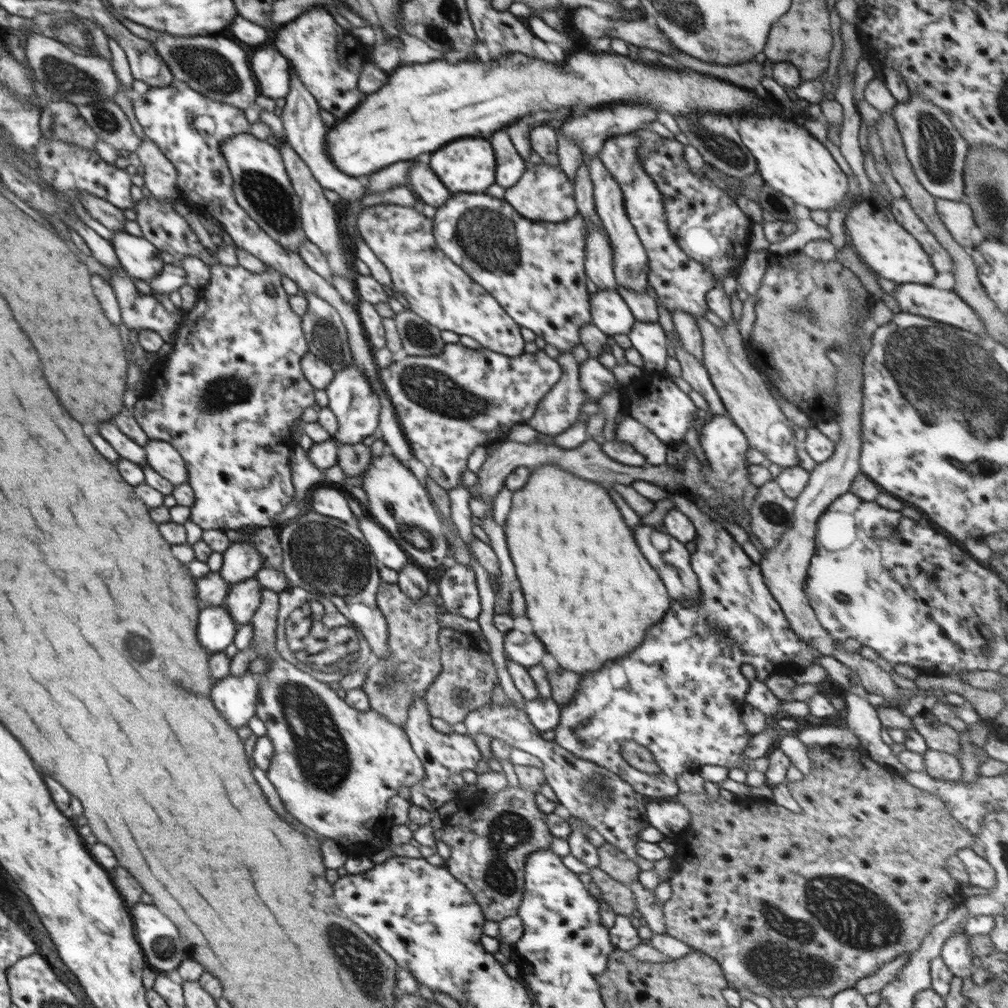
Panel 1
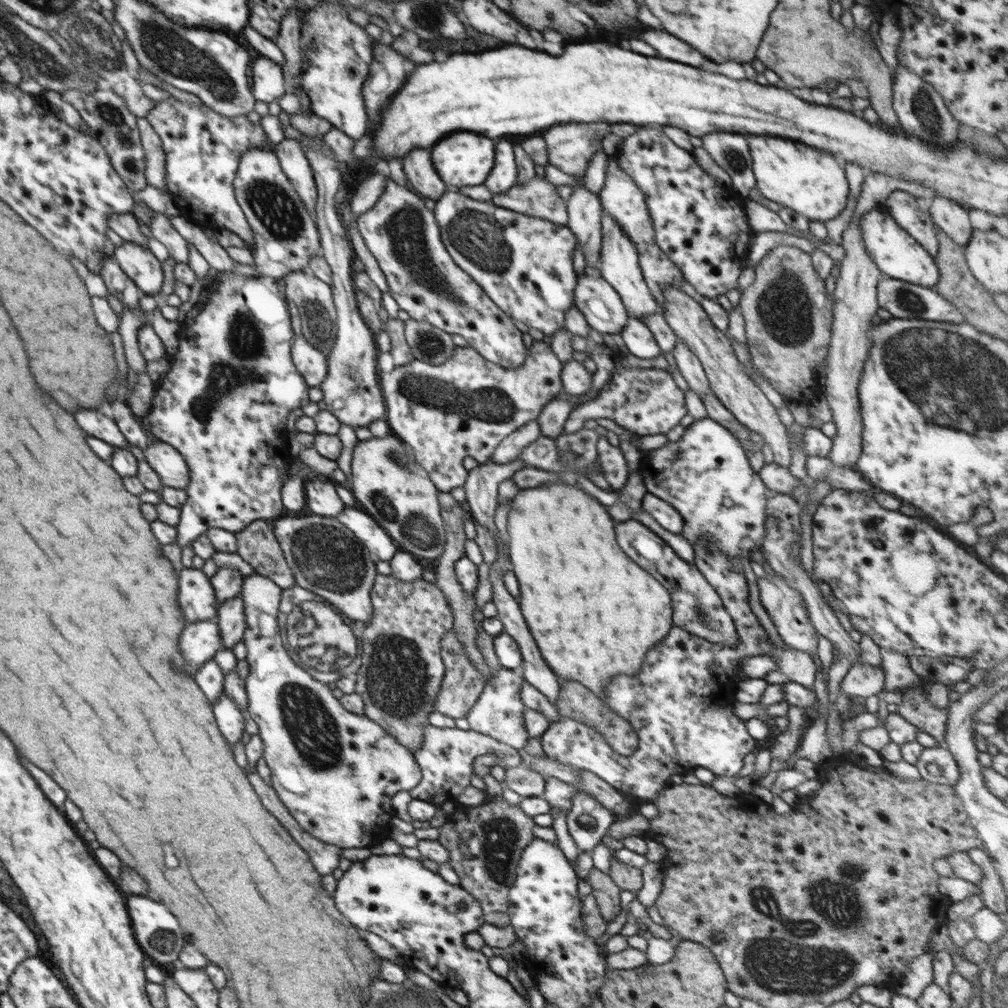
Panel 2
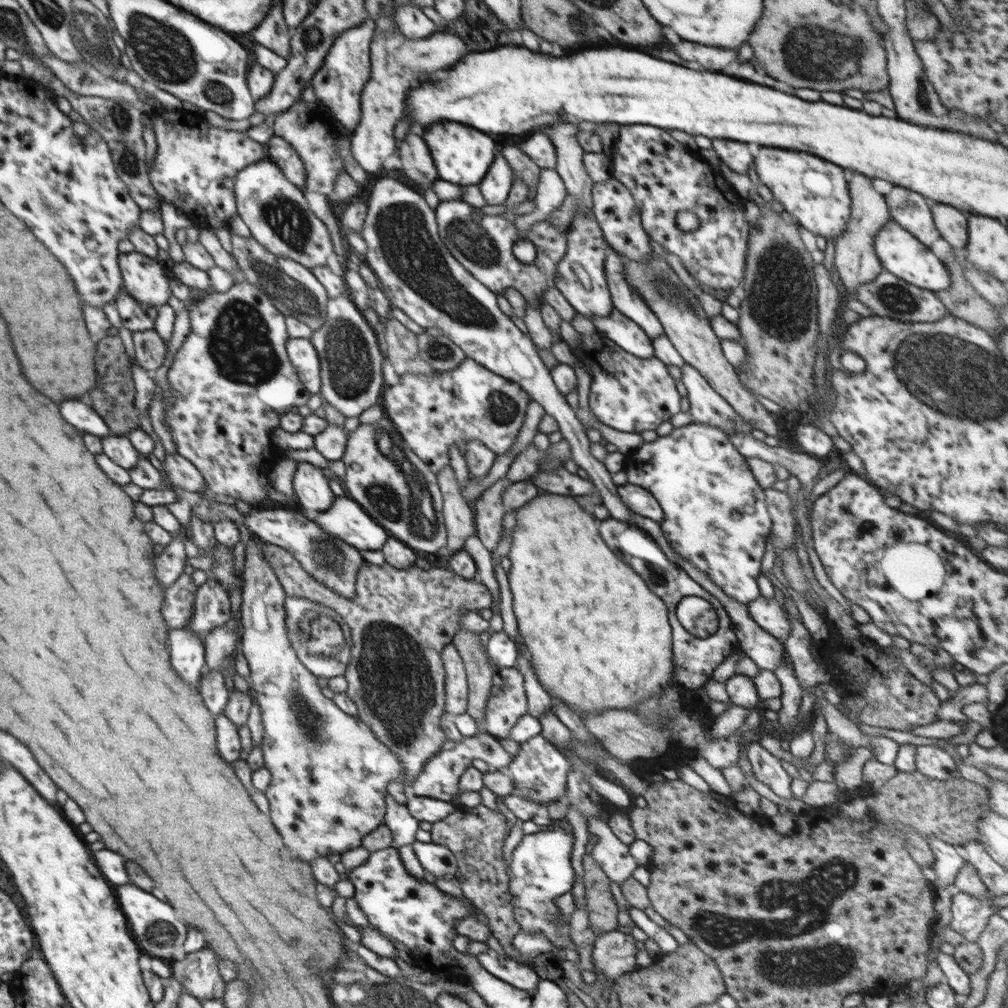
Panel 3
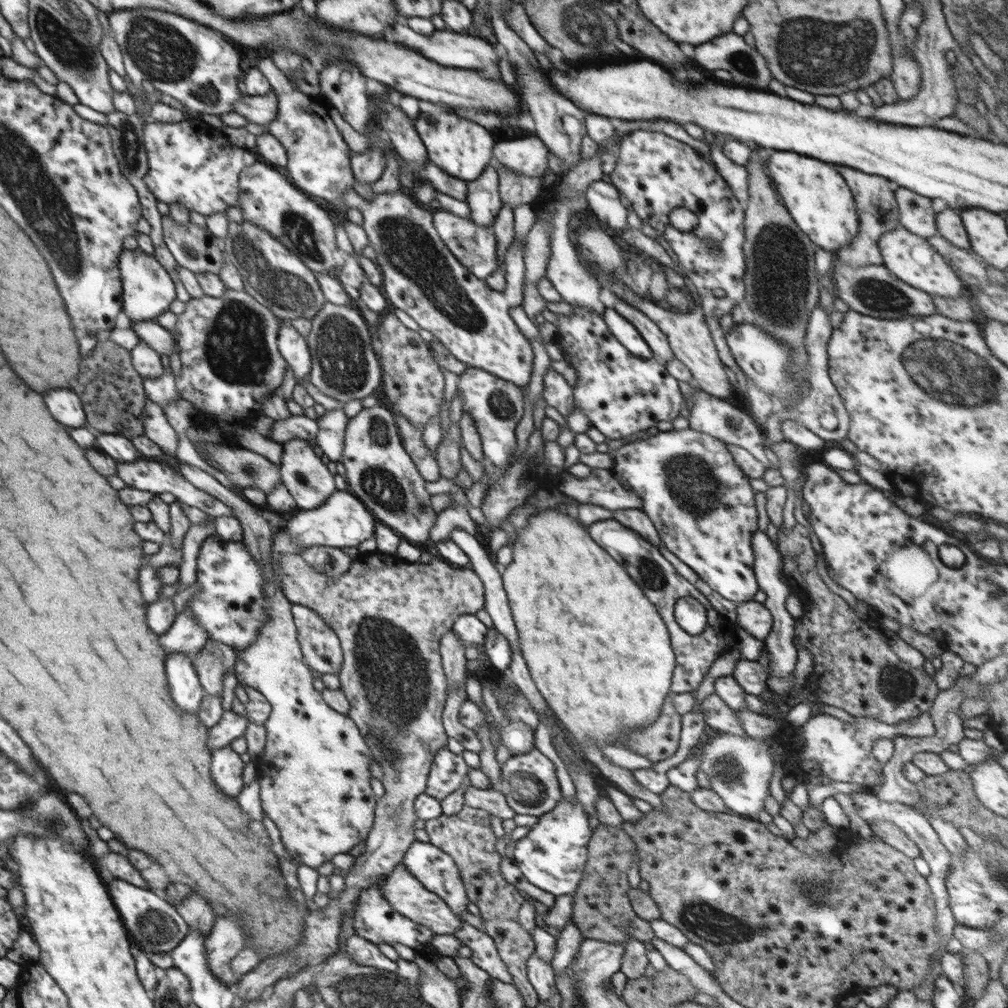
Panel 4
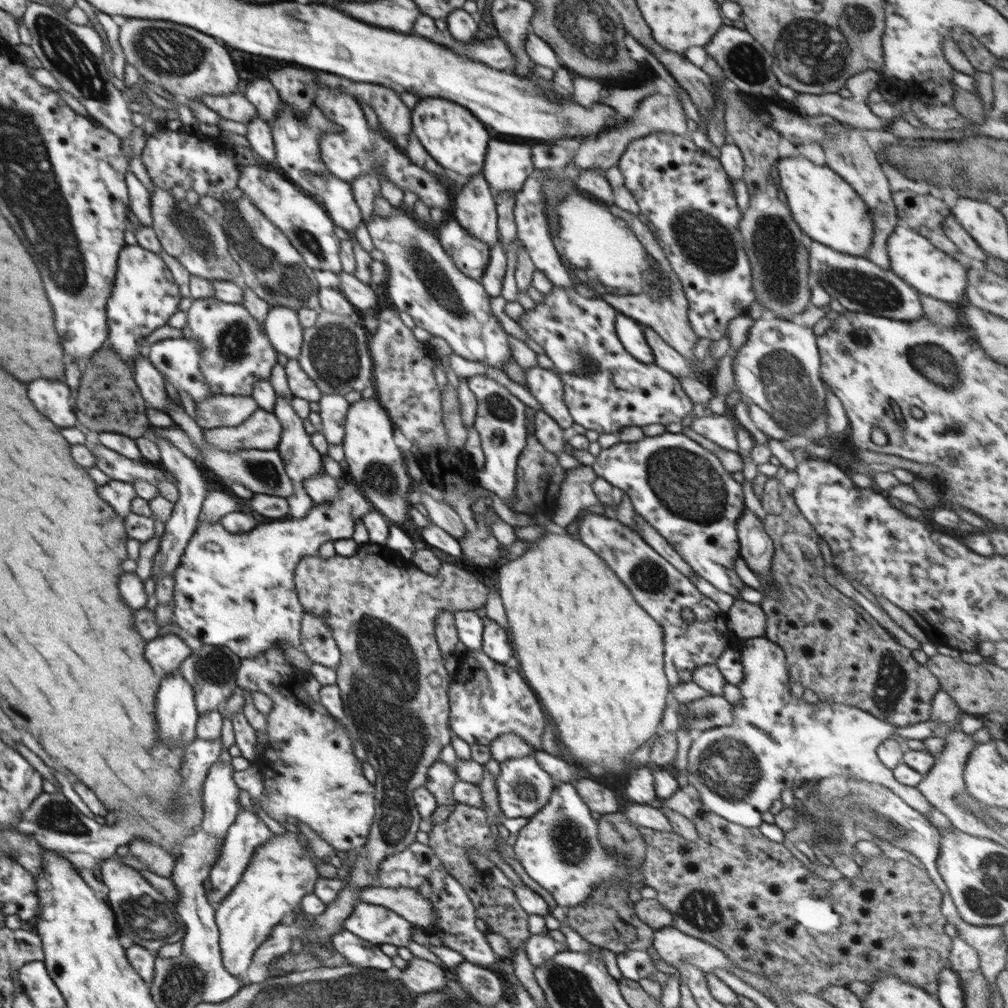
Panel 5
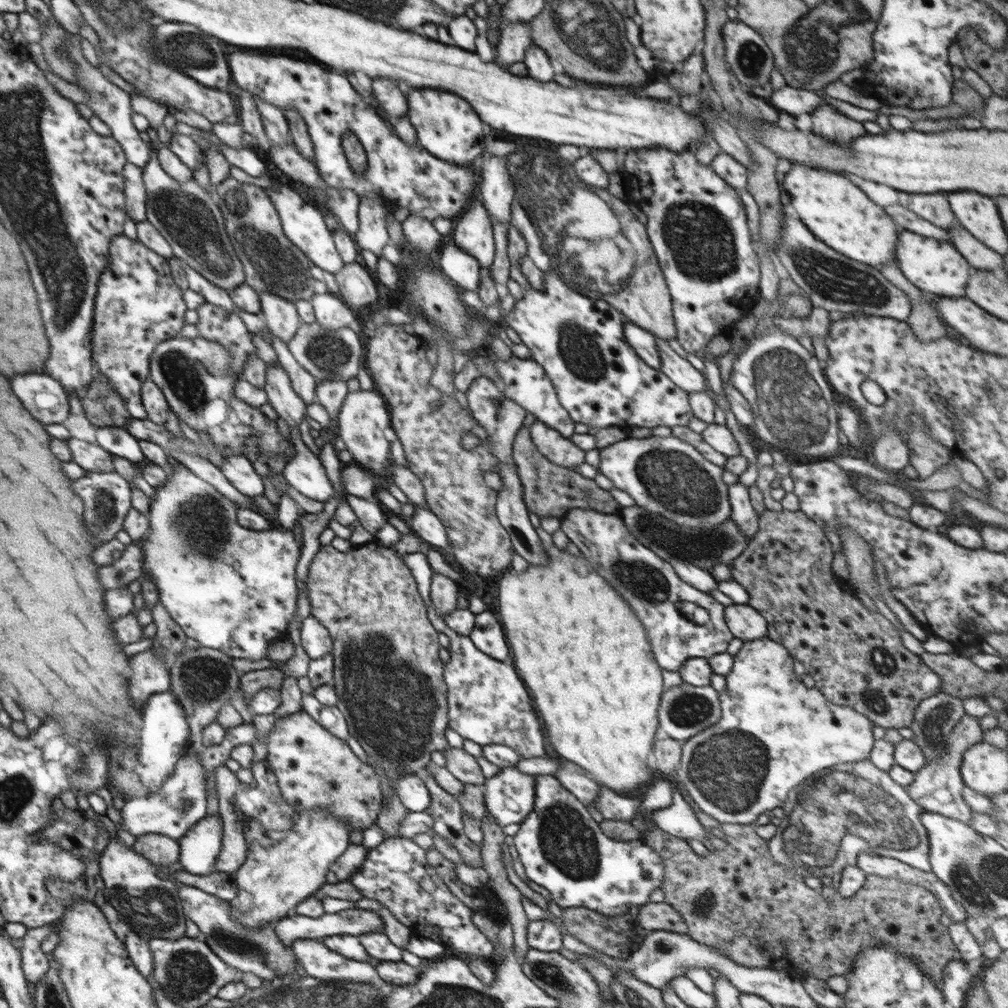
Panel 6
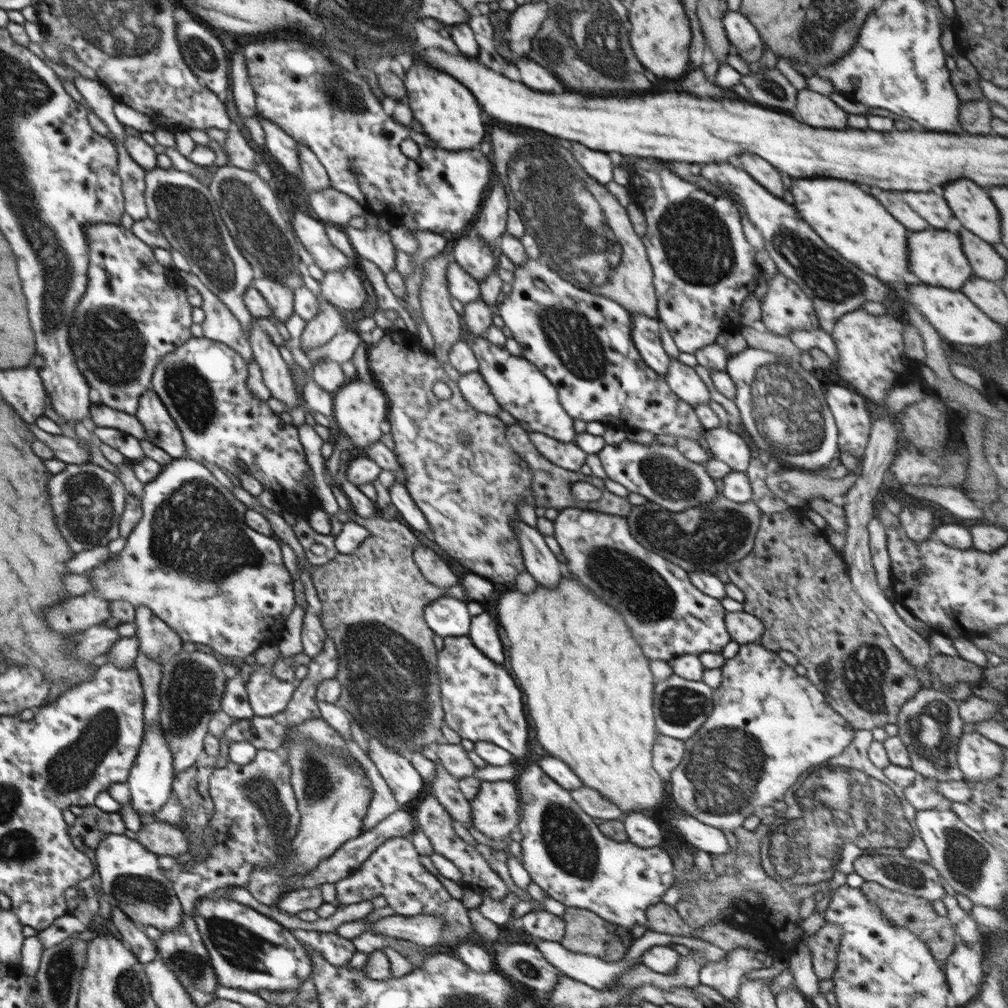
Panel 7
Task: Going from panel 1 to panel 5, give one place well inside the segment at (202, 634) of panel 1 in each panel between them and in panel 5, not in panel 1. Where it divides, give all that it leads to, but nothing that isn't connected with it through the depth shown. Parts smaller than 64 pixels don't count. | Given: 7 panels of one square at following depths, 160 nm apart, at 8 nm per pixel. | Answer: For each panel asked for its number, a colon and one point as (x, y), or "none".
2: (200, 641)
3: (186, 650)
4: (185, 687)
5: (176, 711)

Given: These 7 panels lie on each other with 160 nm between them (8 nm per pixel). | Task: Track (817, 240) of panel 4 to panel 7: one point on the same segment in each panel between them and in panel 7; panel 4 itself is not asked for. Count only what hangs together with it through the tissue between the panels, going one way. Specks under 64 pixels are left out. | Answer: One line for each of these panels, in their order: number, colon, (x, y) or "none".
5: (825, 208)
6: (837, 212)
7: (856, 225)

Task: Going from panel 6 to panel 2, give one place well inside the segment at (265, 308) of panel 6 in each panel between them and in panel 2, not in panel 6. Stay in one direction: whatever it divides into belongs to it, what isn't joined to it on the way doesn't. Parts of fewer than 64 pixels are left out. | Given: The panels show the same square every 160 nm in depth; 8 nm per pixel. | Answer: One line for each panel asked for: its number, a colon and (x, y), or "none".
2: (311, 363)
3: (302, 353)
4: (293, 346)
5: (282, 326)

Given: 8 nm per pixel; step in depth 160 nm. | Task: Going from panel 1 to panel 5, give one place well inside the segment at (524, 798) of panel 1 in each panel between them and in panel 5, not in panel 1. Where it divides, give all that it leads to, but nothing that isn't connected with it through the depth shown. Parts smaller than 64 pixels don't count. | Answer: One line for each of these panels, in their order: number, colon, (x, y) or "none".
2: (484, 842)
3: (476, 835)
4: (467, 836)
5: (467, 828)

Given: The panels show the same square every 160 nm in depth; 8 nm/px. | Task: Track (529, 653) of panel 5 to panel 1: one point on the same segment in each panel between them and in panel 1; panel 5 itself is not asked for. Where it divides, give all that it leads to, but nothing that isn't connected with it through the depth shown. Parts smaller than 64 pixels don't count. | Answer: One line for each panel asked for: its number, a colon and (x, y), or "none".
1: (590, 594)
2: (593, 612)
3: (599, 638)
4: (600, 655)

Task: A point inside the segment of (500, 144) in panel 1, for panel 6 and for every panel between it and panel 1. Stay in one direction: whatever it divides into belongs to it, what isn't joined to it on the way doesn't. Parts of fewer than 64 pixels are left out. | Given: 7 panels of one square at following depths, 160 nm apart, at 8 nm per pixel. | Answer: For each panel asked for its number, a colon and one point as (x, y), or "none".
2: (503, 176)
3: (495, 187)
4: (482, 196)
5: (476, 212)
6: (474, 234)

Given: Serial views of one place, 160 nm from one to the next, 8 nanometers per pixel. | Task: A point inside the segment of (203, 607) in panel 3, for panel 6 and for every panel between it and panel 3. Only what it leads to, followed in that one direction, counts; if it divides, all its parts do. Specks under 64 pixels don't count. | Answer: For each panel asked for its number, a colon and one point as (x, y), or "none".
4: (185, 636)
5: (166, 653)
6: (150, 674)

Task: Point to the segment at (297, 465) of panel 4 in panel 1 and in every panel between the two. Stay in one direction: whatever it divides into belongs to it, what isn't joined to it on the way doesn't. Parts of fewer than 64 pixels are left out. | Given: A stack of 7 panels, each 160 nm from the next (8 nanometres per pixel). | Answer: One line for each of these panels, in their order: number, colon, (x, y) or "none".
1: (329, 501)
2: (321, 497)
3: (312, 491)

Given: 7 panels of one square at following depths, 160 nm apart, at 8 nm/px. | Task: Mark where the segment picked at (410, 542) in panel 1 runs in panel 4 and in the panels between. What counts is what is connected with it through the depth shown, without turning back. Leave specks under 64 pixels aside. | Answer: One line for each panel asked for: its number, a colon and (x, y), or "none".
2: (388, 484)
3: (397, 489)
4: (381, 474)

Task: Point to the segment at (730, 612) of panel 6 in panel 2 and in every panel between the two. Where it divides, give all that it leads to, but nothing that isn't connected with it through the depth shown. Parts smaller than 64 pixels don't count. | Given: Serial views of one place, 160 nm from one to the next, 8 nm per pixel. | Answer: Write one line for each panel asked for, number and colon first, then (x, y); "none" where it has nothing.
2: (783, 603)
3: (767, 613)
4: (752, 616)
5: (745, 620)

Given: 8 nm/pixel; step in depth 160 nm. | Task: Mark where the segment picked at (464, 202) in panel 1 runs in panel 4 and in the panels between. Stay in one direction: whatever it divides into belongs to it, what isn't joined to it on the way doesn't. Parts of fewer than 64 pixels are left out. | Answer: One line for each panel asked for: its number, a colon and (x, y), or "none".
2: (524, 264)
3: (483, 244)
4: (475, 246)

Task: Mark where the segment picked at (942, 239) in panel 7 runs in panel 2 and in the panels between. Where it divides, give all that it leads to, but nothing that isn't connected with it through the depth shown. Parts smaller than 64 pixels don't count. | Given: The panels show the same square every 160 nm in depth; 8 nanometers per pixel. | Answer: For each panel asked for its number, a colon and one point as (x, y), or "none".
2: (898, 255)
3: (901, 253)
4: (910, 257)
5: (913, 258)
6: (933, 266)

